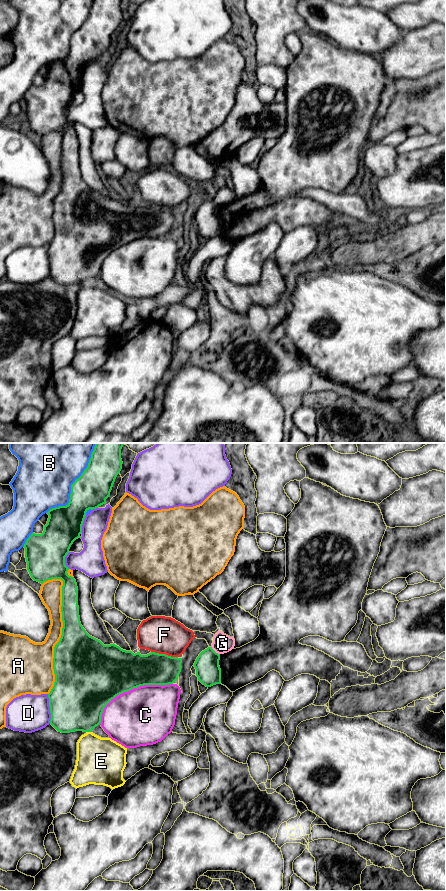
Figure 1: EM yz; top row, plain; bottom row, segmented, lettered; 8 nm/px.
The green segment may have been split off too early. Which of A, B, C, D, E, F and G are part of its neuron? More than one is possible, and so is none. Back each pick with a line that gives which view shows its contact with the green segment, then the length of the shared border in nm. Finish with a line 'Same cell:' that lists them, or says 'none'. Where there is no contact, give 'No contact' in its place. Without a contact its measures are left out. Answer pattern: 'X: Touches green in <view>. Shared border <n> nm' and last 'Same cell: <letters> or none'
Same cell: none

